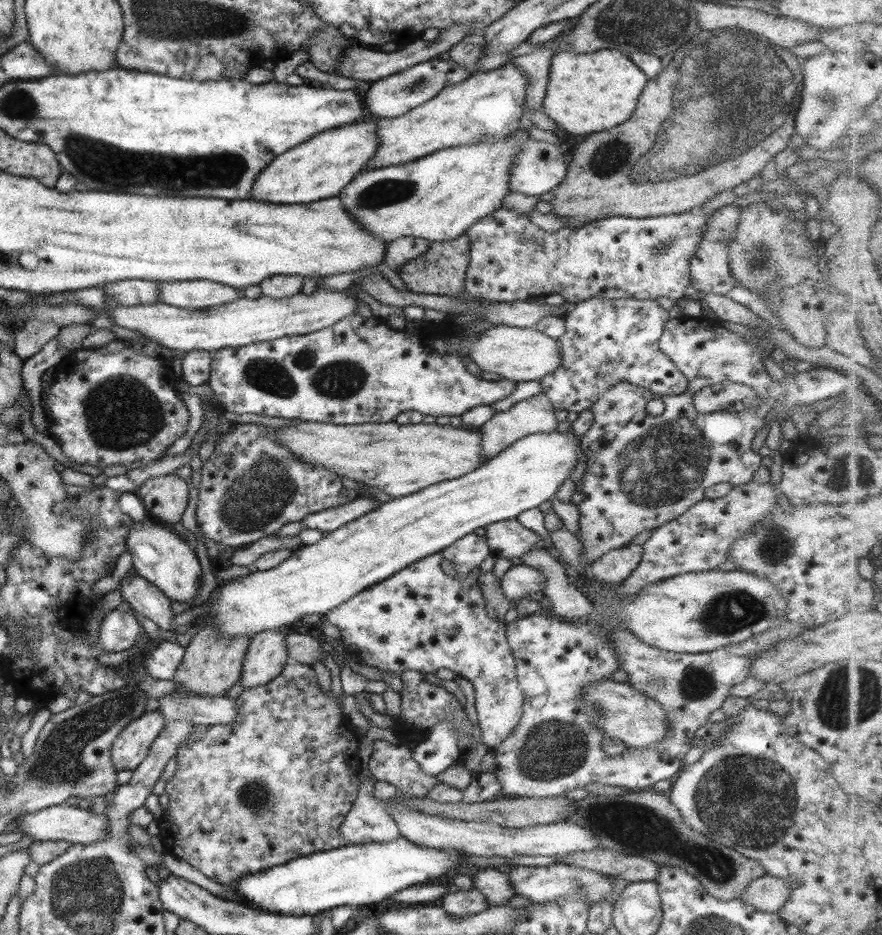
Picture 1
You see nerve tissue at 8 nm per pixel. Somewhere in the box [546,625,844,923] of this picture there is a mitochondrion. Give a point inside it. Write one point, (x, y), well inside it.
(742, 800)

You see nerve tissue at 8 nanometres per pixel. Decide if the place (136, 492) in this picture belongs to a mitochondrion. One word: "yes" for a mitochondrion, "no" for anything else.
no

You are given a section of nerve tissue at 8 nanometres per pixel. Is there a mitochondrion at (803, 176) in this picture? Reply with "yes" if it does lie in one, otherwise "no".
no

